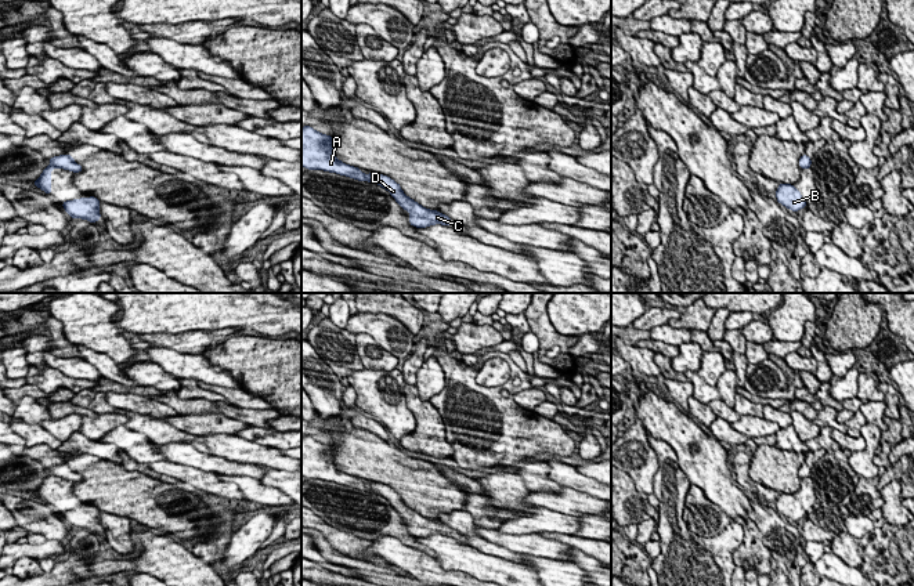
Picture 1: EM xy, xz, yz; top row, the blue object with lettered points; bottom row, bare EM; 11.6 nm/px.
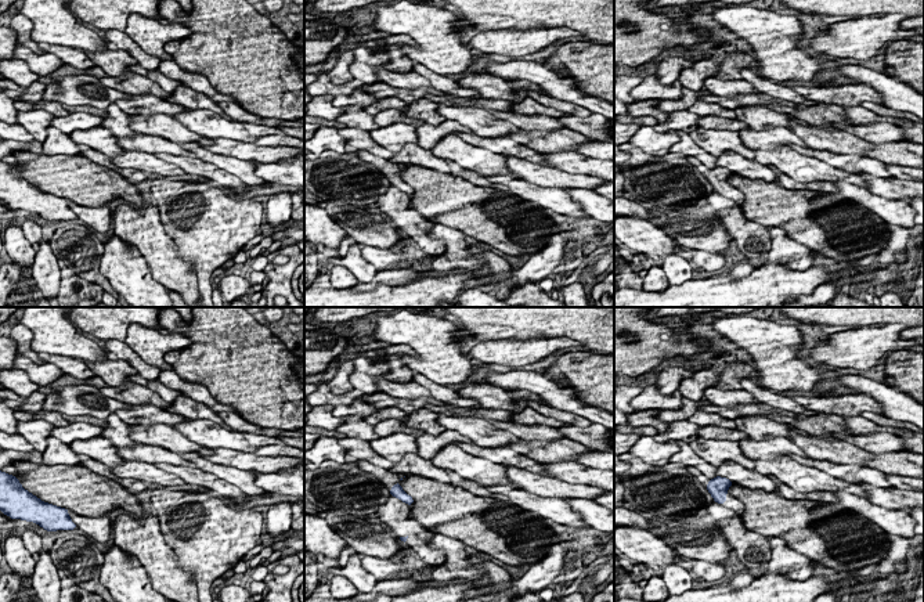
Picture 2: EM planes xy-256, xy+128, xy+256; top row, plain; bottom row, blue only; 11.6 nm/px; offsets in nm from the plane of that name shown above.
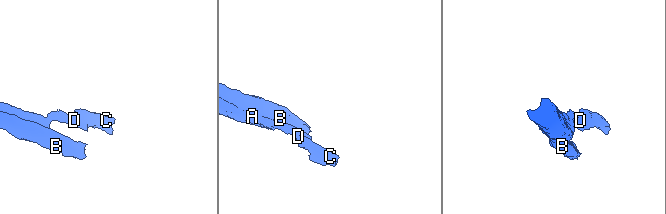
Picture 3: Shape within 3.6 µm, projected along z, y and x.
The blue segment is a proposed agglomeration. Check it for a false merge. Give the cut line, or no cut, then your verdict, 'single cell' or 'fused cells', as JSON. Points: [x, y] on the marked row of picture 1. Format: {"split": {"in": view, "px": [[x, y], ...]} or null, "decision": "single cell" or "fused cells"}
{"split": {"in": "xy", "px": [[51, 165], [61, 167]]}, "decision": "fused cells"}

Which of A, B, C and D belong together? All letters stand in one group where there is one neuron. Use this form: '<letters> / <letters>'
A B / C D

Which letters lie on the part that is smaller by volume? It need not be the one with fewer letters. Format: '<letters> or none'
C, D

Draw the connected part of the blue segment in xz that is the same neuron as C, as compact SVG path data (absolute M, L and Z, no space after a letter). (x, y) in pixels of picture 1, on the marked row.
M369 173L371 181L375 184L380 185L382 188L387 189L390 195L395 199L395 202L404 209L408 210L411 217L409 217L409 224L416 227L416 228L426 228L434 224L441 224L449 227L451 217L437 211L437 210L430 210L407 196L401 185L397 184L394 180L391 180L387 176L377 174L377 173Z

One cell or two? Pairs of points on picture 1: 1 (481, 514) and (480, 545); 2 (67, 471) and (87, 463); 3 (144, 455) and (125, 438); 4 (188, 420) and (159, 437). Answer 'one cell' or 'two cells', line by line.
1: two cells
2: two cells
3: one cell
4: two cells

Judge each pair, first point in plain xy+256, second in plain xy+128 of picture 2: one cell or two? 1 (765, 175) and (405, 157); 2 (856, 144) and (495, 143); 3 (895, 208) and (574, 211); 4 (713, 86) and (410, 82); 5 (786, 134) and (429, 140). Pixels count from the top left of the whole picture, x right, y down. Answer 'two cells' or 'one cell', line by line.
1: one cell
2: two cells
3: one cell
4: one cell
5: one cell

